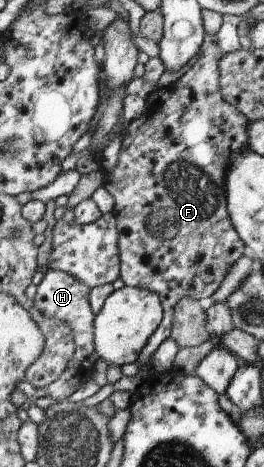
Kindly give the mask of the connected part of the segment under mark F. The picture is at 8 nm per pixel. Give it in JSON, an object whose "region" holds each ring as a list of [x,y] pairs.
{"region":[[[205,35],[205,42],[201,48],[200,58],[196,64],[183,76],[180,77],[176,83],[167,88],[160,88],[154,91],[147,97],[147,111],[140,117],[140,127],[138,121],[132,121],[128,128],[122,135],[122,148],[119,154],[118,165],[112,172],[108,173],[108,181],[104,188],[113,196],[115,200],[115,207],[112,212],[113,217],[117,222],[118,233],[118,252],[119,252],[119,278],[124,282],[124,286],[140,287],[156,292],[161,296],[161,305],[164,307],[164,319],[158,327],[157,331],[150,337],[148,344],[142,349],[140,356],[136,362],[139,362],[138,375],[142,377],[143,371],[149,369],[151,356],[156,352],[156,349],[167,339],[171,338],[170,322],[173,319],[174,309],[182,298],[190,297],[194,300],[204,301],[209,299],[221,287],[223,280],[229,273],[230,269],[243,257],[247,250],[245,243],[237,231],[234,231],[234,224],[230,220],[228,211],[228,189],[225,183],[228,178],[229,165],[234,159],[248,149],[248,137],[246,137],[246,127],[248,121],[246,117],[237,111],[236,107],[228,103],[221,95],[220,85],[220,62],[224,55],[216,44],[216,37],[214,35]]]}

